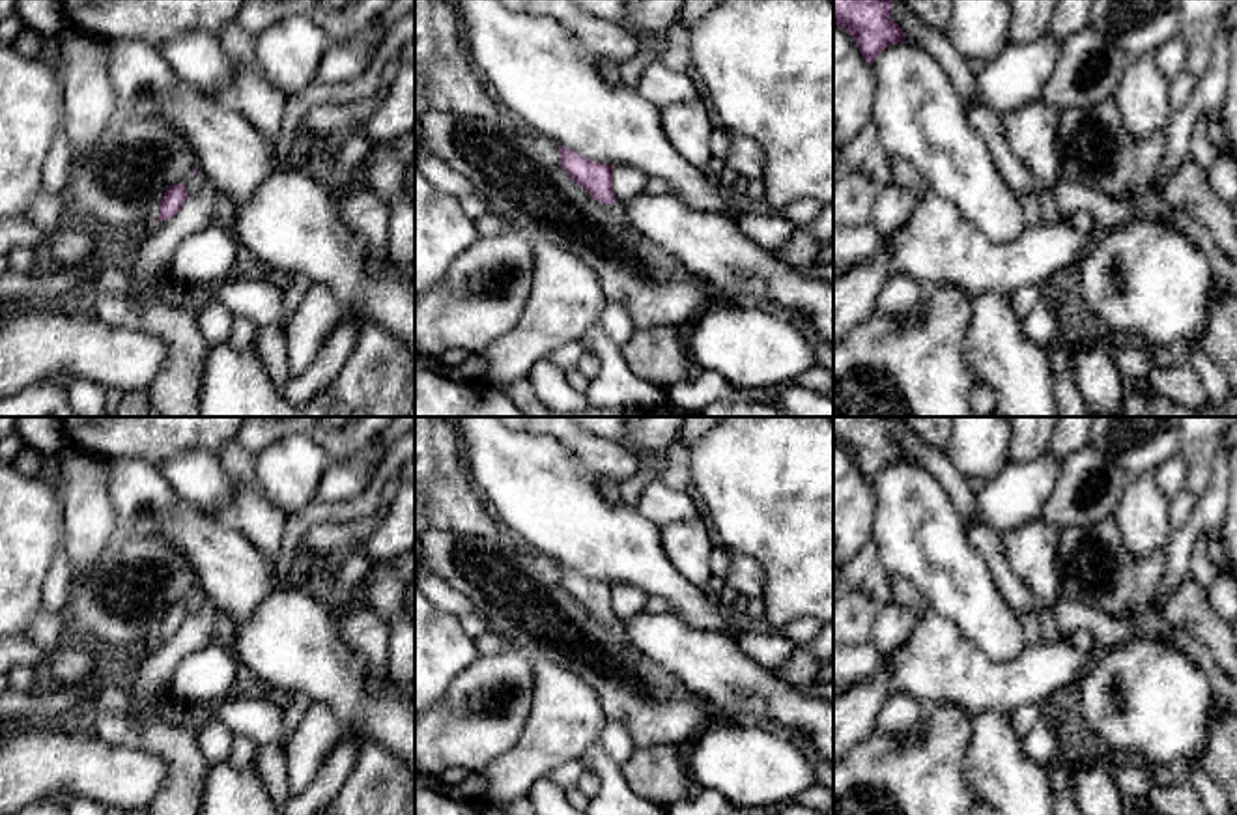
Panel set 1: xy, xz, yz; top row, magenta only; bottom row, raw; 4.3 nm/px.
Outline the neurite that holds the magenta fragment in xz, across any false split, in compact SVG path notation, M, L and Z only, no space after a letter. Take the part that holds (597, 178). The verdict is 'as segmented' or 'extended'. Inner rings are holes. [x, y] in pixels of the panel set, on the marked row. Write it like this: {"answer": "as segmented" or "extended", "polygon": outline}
{"answer": "extended", "polygon": "M557 148L561 153L561 164L570 174L570 178L592 198L602 202L617 221L630 224L624 204L620 204L613 193L613 166L590 161L570 148Z"}

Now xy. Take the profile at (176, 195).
{"answer": "extended", "polygon": "M196 166L185 181L166 189L157 221L170 221L185 204L187 196L198 191L207 181L206 174Z"}

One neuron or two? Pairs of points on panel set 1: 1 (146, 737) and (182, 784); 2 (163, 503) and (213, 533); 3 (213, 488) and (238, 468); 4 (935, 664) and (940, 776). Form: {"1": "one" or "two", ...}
{"1": "one", "2": "two", "3": "two", "4": "two"}

